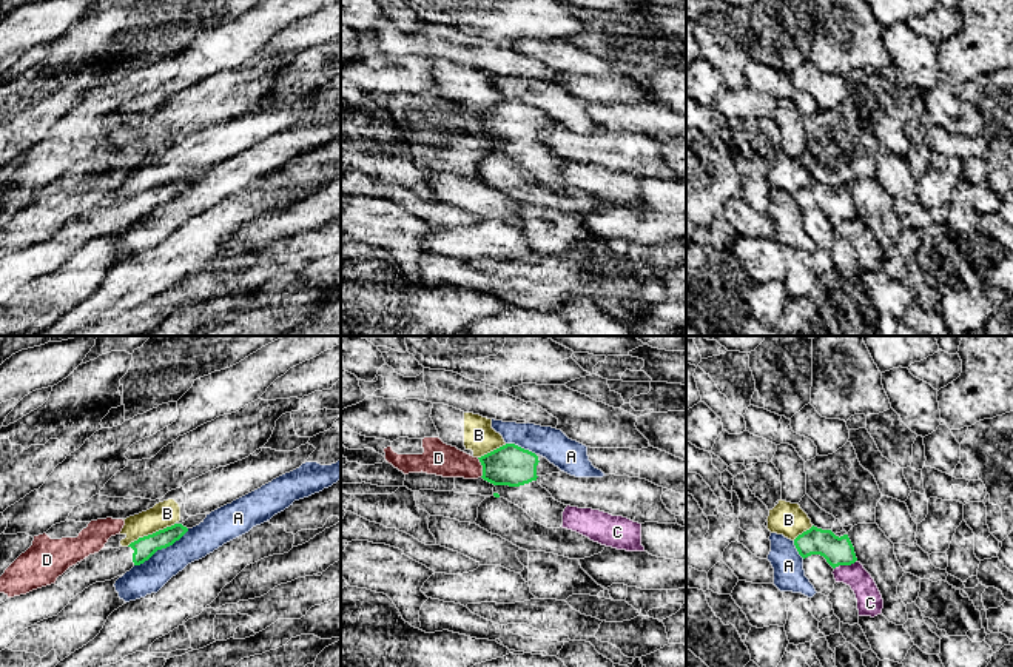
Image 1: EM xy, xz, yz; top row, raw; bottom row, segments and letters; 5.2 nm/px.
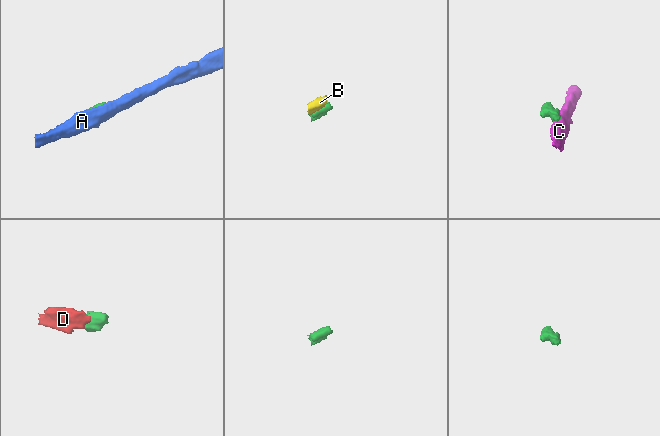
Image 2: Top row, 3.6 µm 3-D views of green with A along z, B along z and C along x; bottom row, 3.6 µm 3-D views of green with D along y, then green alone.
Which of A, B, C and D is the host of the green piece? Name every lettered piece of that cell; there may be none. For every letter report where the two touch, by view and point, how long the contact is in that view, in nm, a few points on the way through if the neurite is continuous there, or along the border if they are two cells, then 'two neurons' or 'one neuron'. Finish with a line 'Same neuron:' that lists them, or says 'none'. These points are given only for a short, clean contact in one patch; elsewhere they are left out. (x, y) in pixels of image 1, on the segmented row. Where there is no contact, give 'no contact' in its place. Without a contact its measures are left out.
A: meets green in xy at (161, 549); contact 340 nm long; border along xy (188, 529), (171, 544), (158, 549), (147, 559), (134, 566); two neurons
B: meets green in xy at (150, 535); contact 280 nm long; border along xy (175, 522), (139, 536), (127, 546); two neurons
C: meets green in yz at (845, 564); contact 130 nm long; border along yz (856, 559), (834, 569); two neurons
D: meets green in xz at (483, 467); contact 110 nm long; border along xz (477, 458), (481, 465), (481, 476); two neurons
Same neuron: none

